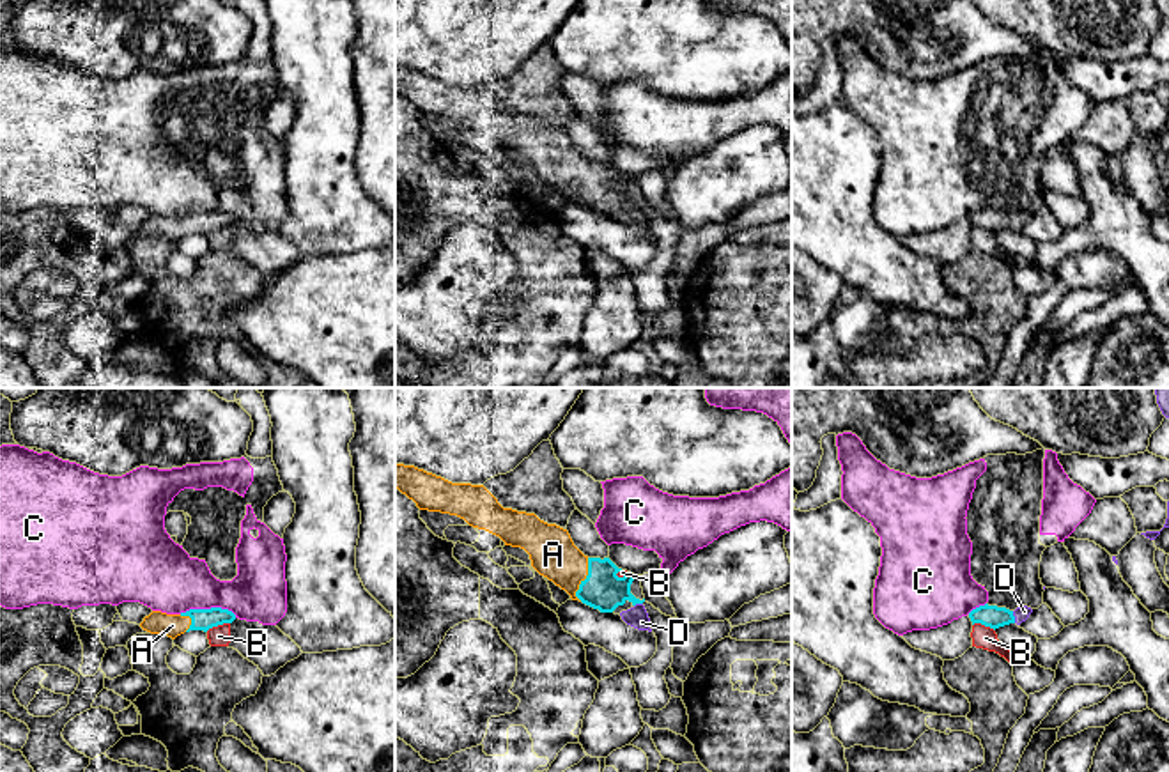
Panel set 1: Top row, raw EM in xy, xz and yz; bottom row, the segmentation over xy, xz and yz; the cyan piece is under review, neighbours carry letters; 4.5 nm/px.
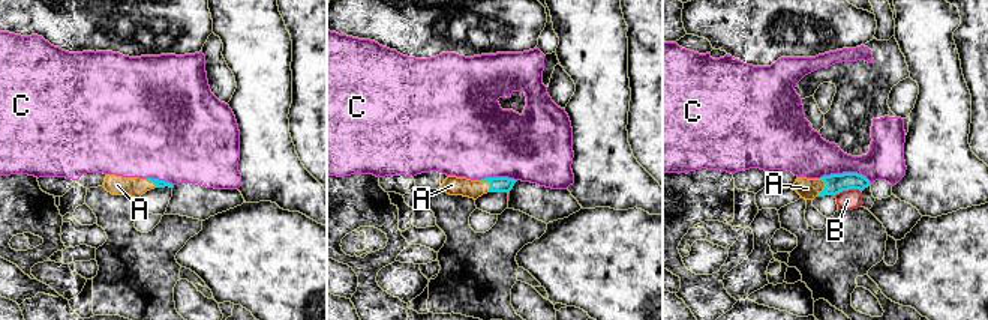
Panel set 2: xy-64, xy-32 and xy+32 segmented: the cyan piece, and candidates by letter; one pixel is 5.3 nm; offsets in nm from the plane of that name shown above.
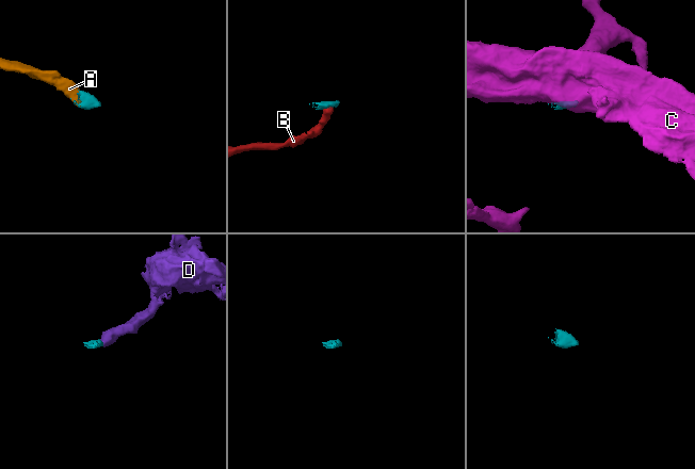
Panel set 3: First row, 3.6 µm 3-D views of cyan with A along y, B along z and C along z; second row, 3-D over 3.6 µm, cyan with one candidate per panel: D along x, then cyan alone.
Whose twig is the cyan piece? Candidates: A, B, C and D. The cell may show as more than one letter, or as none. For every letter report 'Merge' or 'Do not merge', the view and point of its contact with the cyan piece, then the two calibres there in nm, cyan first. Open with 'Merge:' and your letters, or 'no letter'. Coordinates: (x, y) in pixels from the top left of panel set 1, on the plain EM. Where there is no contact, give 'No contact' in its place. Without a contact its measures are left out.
Merge: A, D
A: Merge. Touches cyan at xz (585, 183). Thickness 180 nm (cyan) against 220 nm
B: Do not merge. Touches cyan at xy (216, 229). Thickness 100 nm (cyan) against 100 nm
C: Do not merge. Touches cyan at xy (208, 213). Thickness 100 nm (cyan) against 300 nm
D: Merge. Touches cyan at yz (1014, 220). Thickness 100 nm (cyan) against 70 nm

